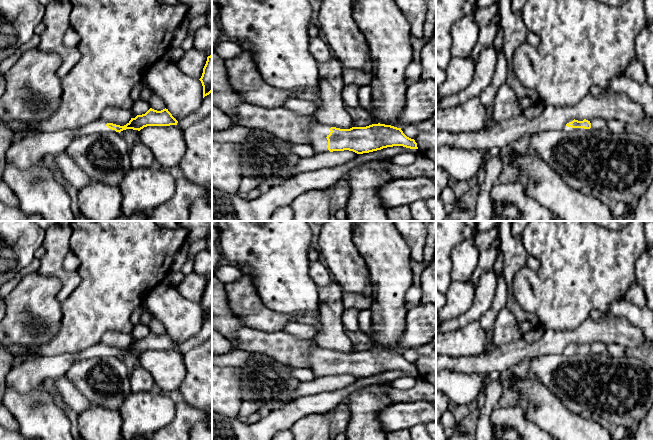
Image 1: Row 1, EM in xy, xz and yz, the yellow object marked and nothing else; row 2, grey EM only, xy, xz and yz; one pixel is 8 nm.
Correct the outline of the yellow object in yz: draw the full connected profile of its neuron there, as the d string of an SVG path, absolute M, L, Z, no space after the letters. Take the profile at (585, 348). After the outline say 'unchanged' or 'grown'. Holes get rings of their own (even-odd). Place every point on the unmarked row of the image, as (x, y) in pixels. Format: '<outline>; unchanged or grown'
M570 343L565 349L563 354L566 356L573 356L576 354L579 355L588 355L591 352L591 347L590 345L584 343L584 344L575 344L575 343Z; grown

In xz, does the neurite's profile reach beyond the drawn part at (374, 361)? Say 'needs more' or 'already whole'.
needs more

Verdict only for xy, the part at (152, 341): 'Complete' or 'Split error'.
Split error

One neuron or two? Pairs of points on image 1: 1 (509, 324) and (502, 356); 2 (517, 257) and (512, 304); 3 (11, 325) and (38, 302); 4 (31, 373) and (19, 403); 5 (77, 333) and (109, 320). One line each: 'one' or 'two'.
1: two
2: one
3: one
4: two
5: one

